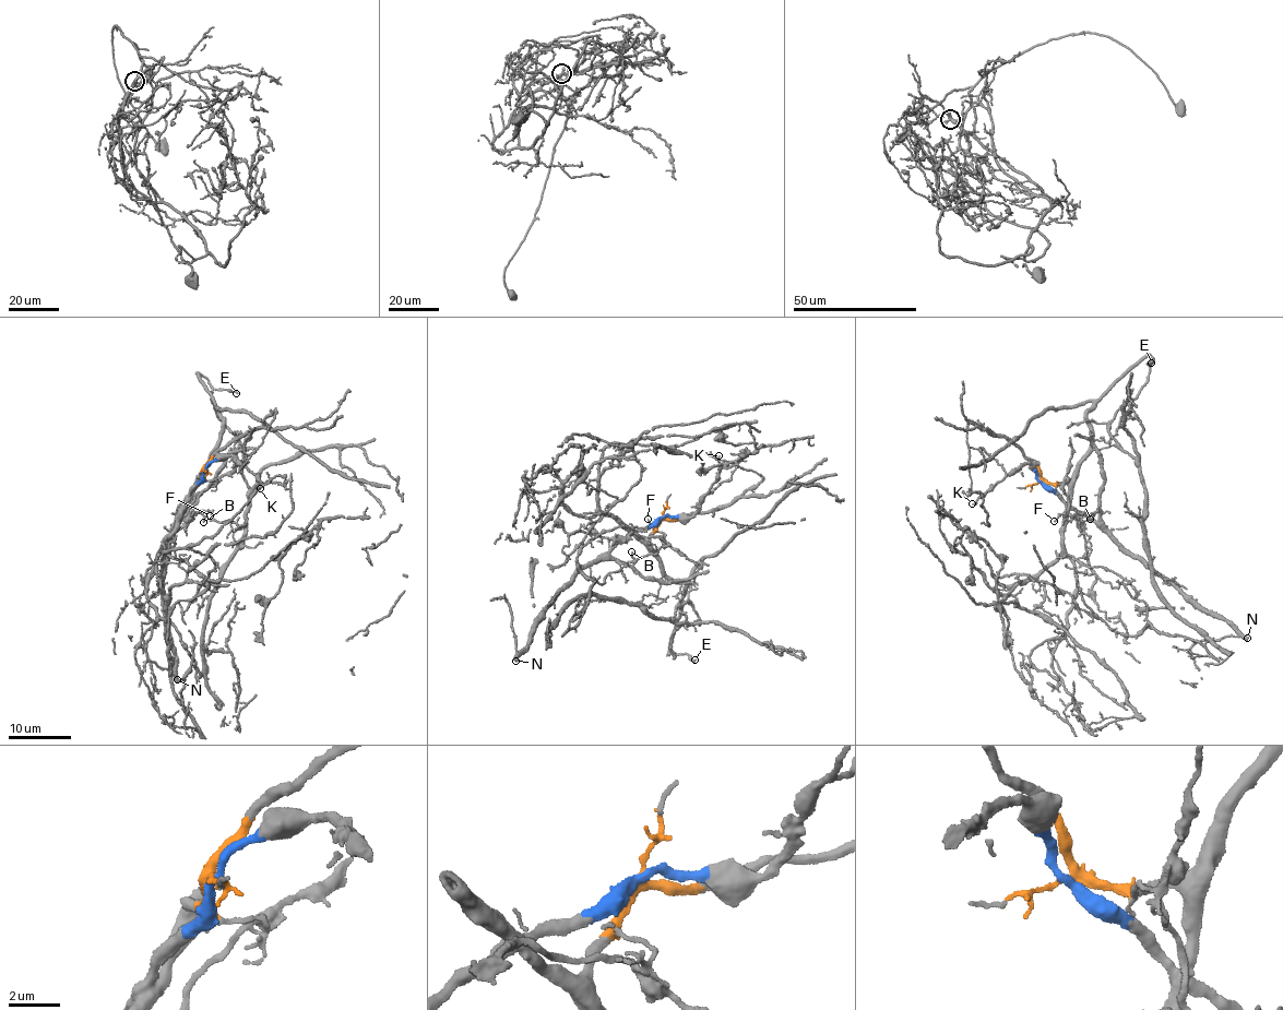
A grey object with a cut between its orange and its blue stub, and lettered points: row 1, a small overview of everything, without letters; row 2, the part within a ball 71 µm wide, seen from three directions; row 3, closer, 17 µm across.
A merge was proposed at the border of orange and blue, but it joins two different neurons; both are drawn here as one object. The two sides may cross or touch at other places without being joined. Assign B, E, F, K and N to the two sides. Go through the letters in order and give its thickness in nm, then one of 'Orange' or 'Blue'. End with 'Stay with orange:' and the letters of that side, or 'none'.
B: Thickness 120 nm. Blue
E: Thickness 180 nm. Orange
F: Thickness 110 nm. Orange
K: Thickness 190 nm. Blue
N: Thickness 460 nm. Blue
Stay with orange: E, F

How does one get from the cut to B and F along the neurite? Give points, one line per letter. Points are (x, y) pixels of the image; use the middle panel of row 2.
B: (662, 518), (609, 551), (620, 563), (632, 561), (632, 551)
F: (662, 518), (656, 529), (664, 536), (631, 534), (645, 531), (649, 519)

